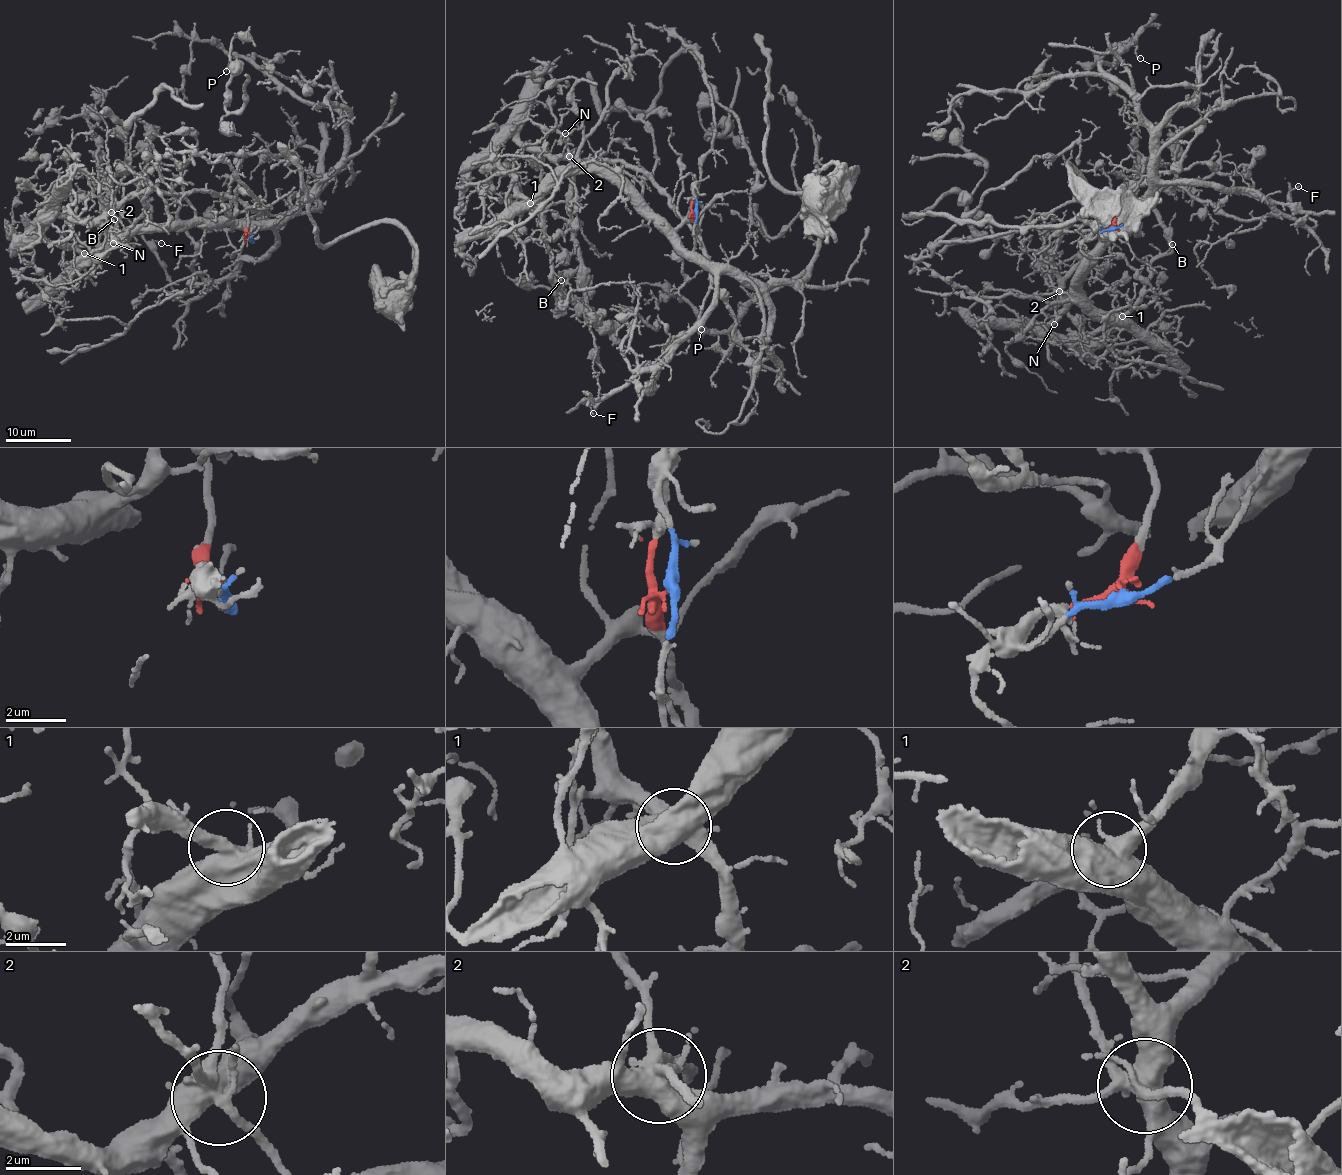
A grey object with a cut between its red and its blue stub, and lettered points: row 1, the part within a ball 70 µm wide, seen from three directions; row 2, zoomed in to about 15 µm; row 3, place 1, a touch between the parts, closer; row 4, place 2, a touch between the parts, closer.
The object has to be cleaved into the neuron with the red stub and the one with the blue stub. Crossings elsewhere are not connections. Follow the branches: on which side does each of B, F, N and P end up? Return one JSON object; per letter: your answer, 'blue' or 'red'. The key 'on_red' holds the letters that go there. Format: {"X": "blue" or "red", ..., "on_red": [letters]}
{"B": "red", "F": "blue", "N": "red", "P": "blue", "on_red": ["B", "N"]}

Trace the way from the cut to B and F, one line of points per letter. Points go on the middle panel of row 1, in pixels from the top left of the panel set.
B: (696, 211), (696, 233), (641, 172), (548, 156), (512, 136), (498, 147), (498, 165), (538, 210), (562, 281)
F: (696, 212), (695, 245), (715, 274), (715, 305), (664, 360), (642, 369), (596, 409), (585, 399), (593, 413)

